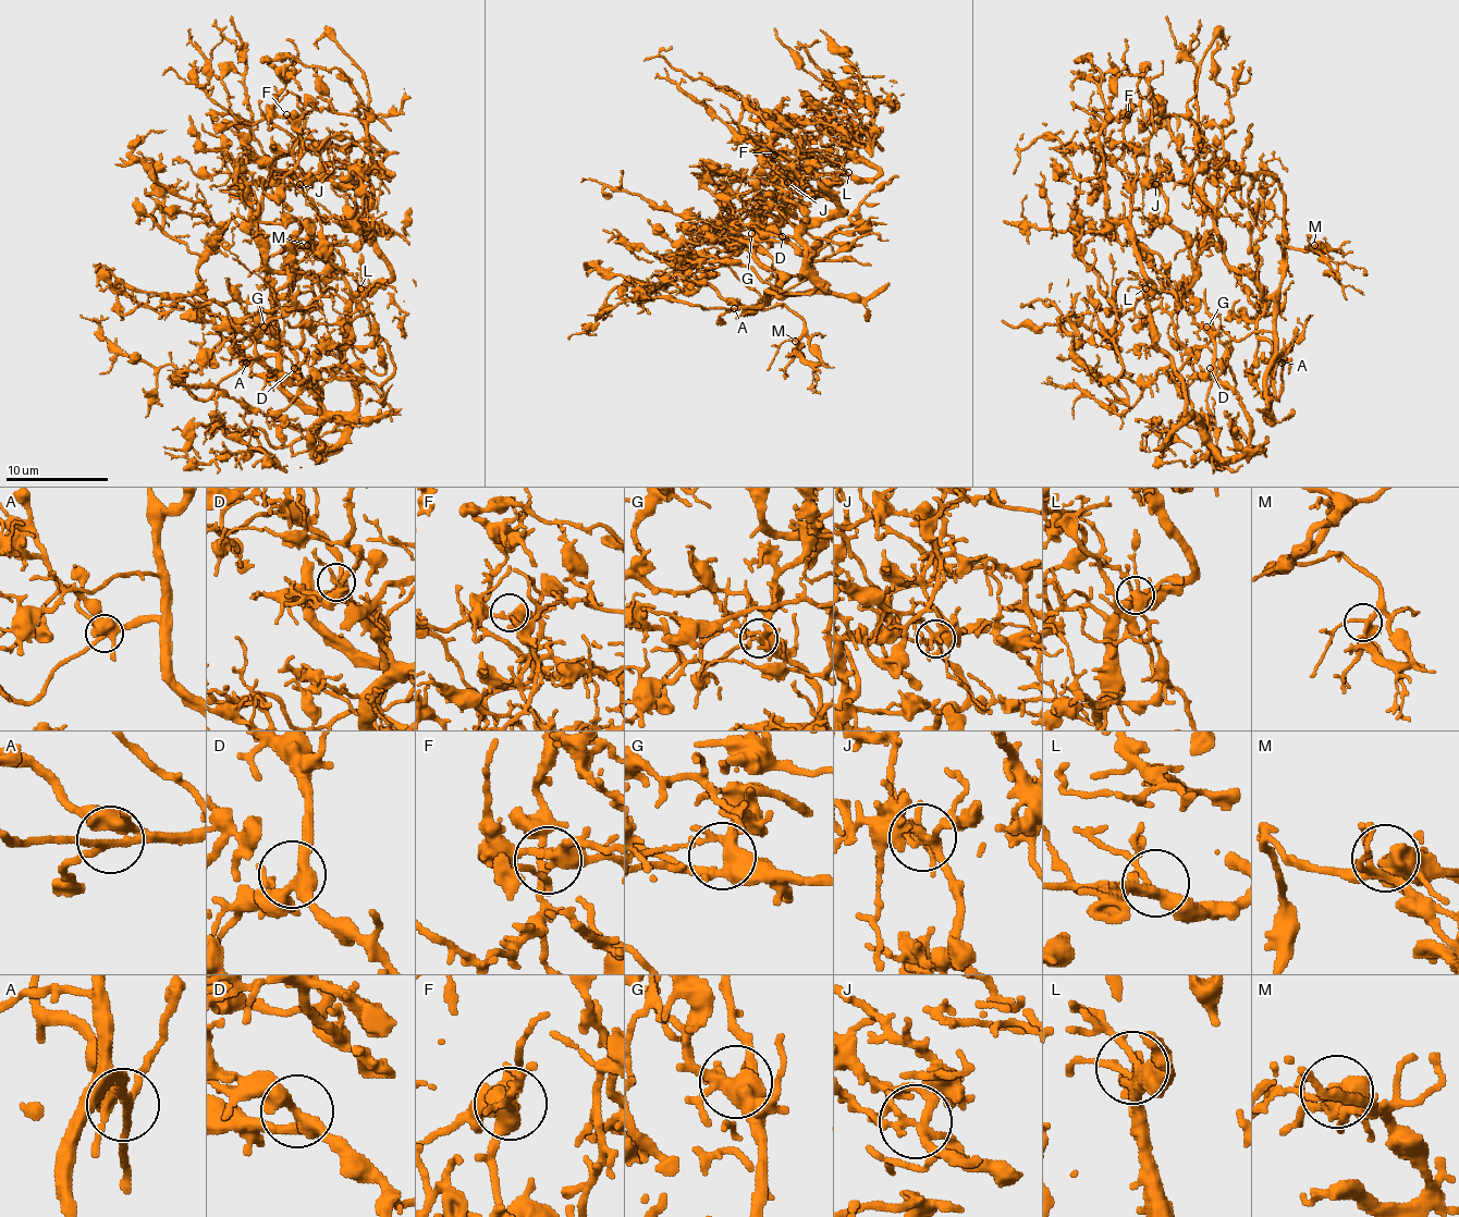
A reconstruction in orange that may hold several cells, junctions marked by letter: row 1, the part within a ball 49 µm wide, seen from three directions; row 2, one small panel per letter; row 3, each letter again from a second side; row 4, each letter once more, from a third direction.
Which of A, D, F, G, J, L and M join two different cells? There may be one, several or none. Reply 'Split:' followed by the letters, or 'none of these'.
Split: none of these

